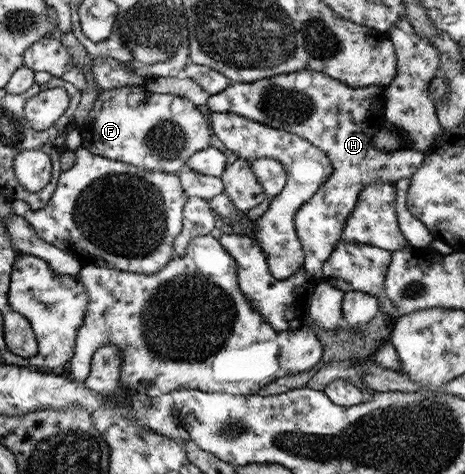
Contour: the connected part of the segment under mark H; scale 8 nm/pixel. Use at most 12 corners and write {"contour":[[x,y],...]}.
{"contour":[[303,70],[212,95],[333,163],[295,216],[303,266],[324,264],[363,189],[426,153],[376,149],[386,89]]}

